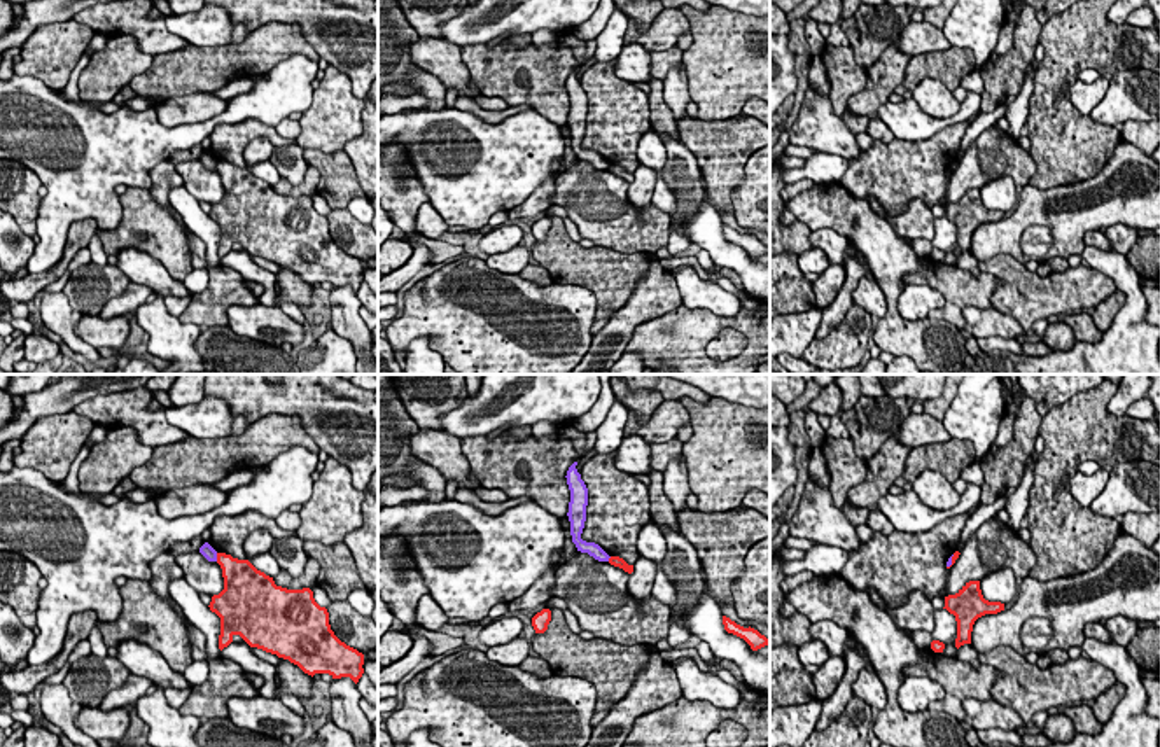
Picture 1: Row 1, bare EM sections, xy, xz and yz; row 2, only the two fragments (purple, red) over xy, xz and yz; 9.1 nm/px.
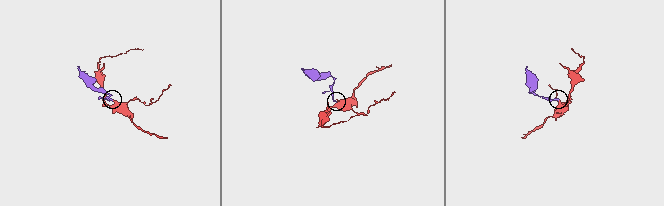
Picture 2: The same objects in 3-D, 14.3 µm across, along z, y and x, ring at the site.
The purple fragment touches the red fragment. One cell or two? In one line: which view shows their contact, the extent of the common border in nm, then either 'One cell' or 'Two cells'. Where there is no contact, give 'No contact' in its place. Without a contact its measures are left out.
Touches purple in xy. Shared border 80 nm. Two cells

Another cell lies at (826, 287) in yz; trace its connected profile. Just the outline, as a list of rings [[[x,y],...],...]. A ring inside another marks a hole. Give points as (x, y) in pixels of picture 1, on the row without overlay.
[[[829,264],[829,268],[812,282],[817,308],[828,308],[842,290],[845,282],[845,269],[840,264]]]

